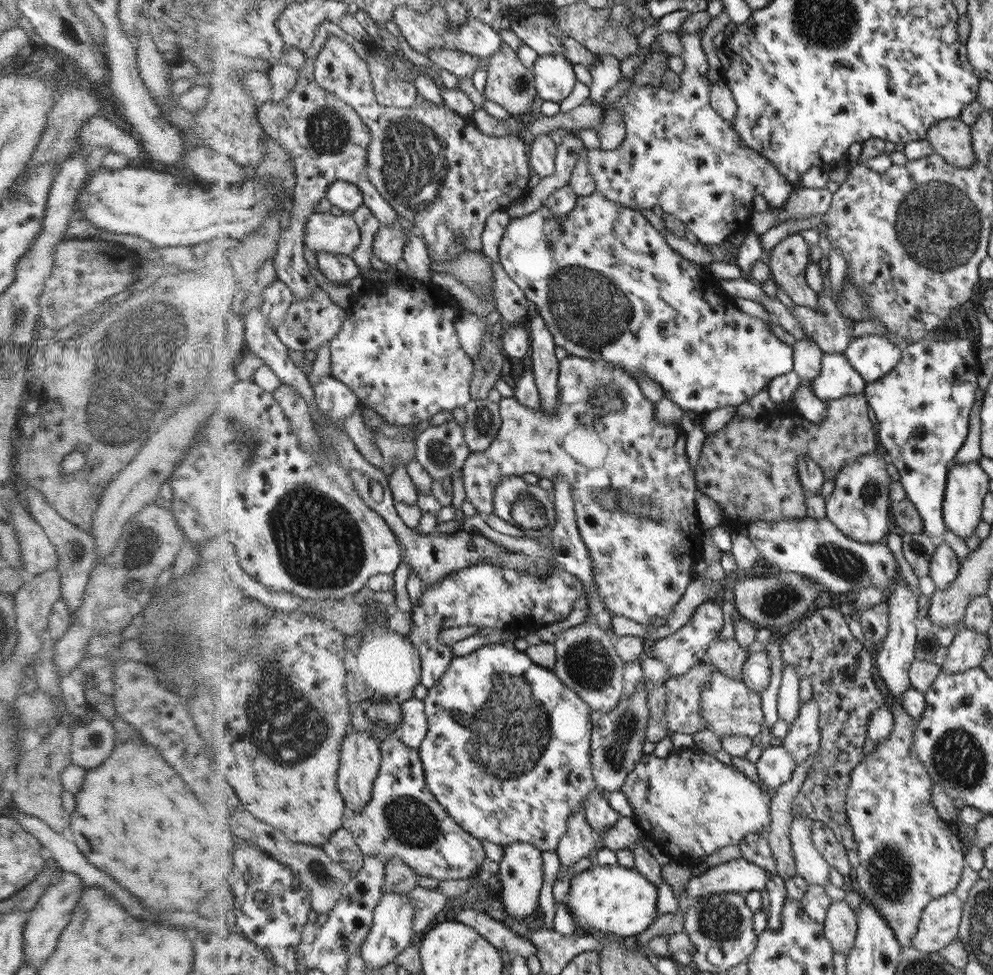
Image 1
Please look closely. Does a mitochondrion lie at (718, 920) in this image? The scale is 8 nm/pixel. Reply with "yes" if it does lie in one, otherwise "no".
yes

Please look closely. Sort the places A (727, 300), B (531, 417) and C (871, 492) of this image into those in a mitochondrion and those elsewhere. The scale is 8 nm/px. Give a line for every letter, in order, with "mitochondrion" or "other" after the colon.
A: other
B: other
C: mitochondrion

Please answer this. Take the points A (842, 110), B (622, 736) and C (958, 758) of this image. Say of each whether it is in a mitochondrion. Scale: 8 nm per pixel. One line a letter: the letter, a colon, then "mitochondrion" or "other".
A: other
B: mitochondrion
C: mitochondrion

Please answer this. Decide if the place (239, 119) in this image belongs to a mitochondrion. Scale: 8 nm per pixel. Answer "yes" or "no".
yes

